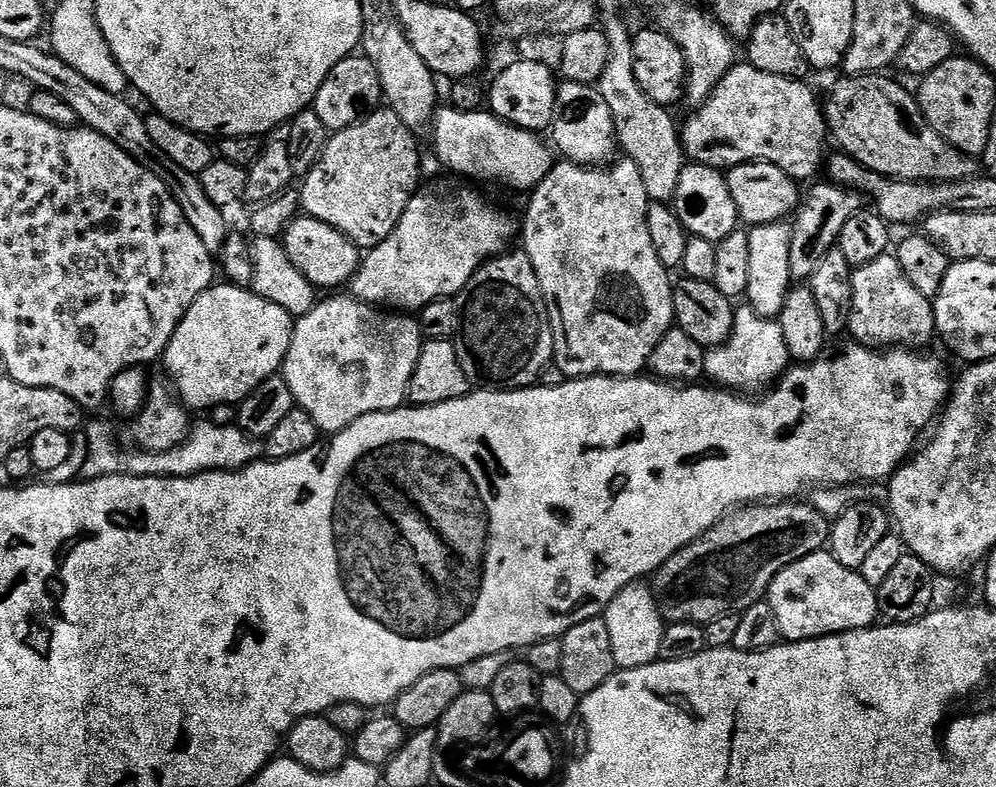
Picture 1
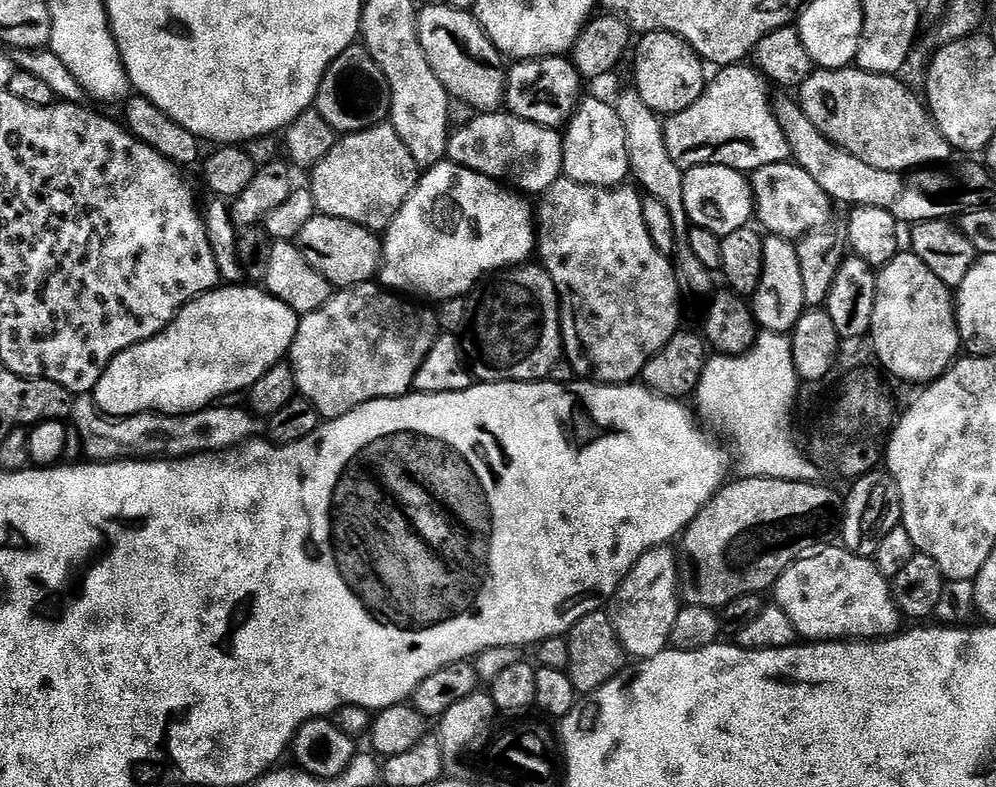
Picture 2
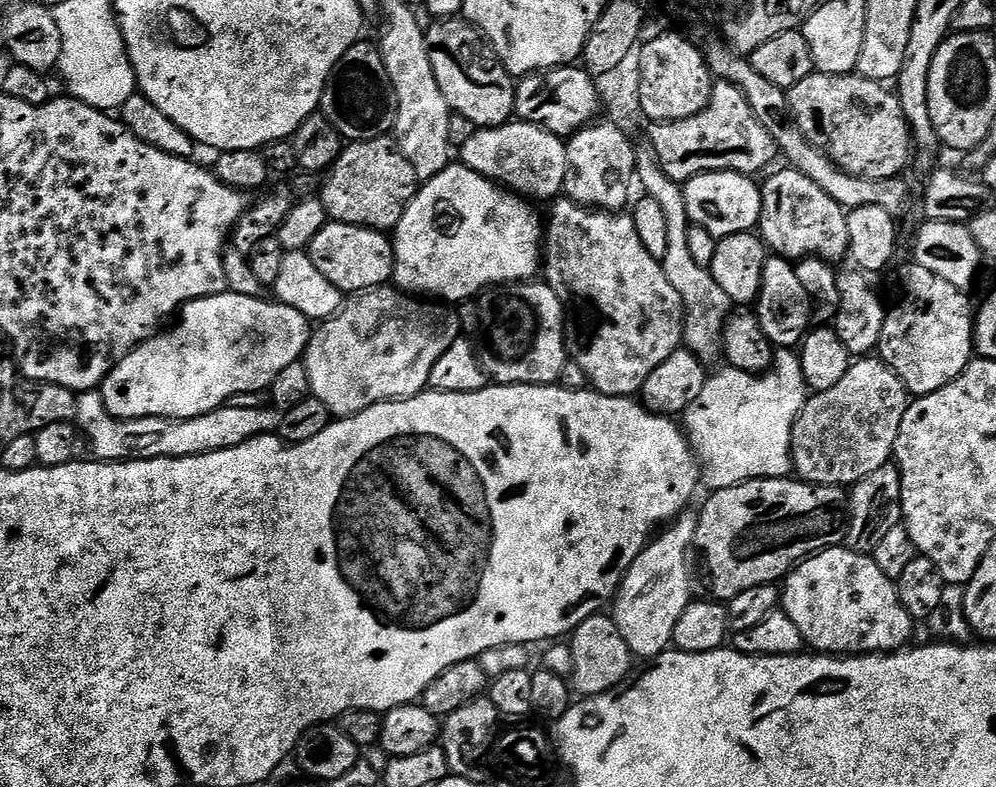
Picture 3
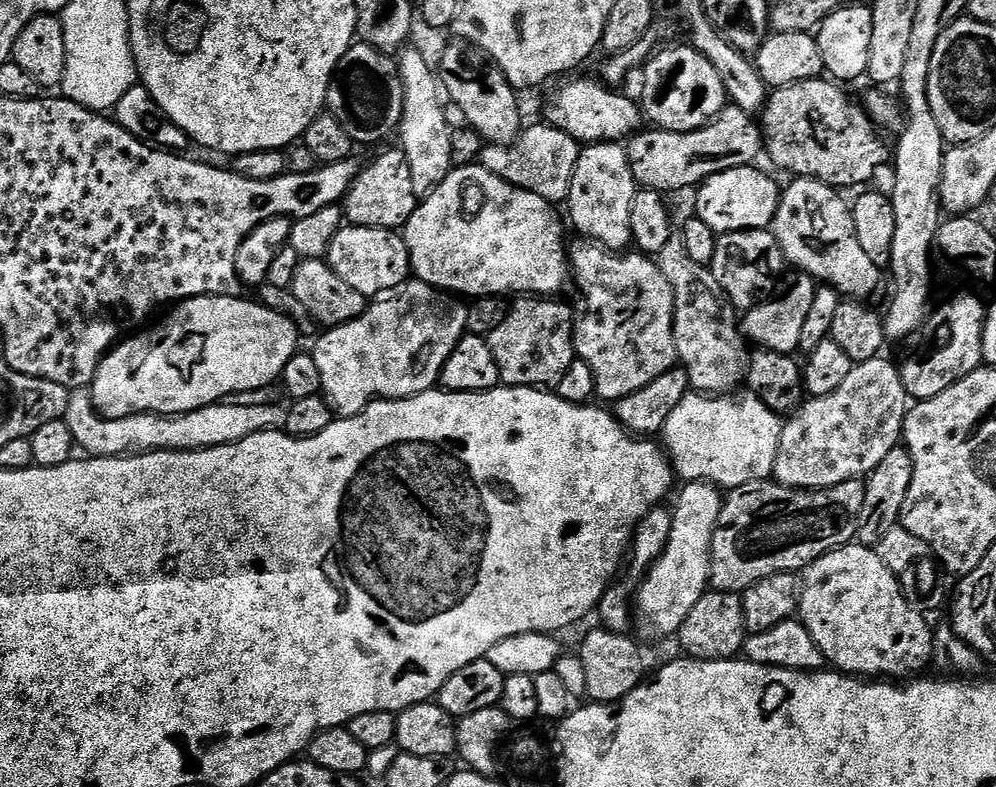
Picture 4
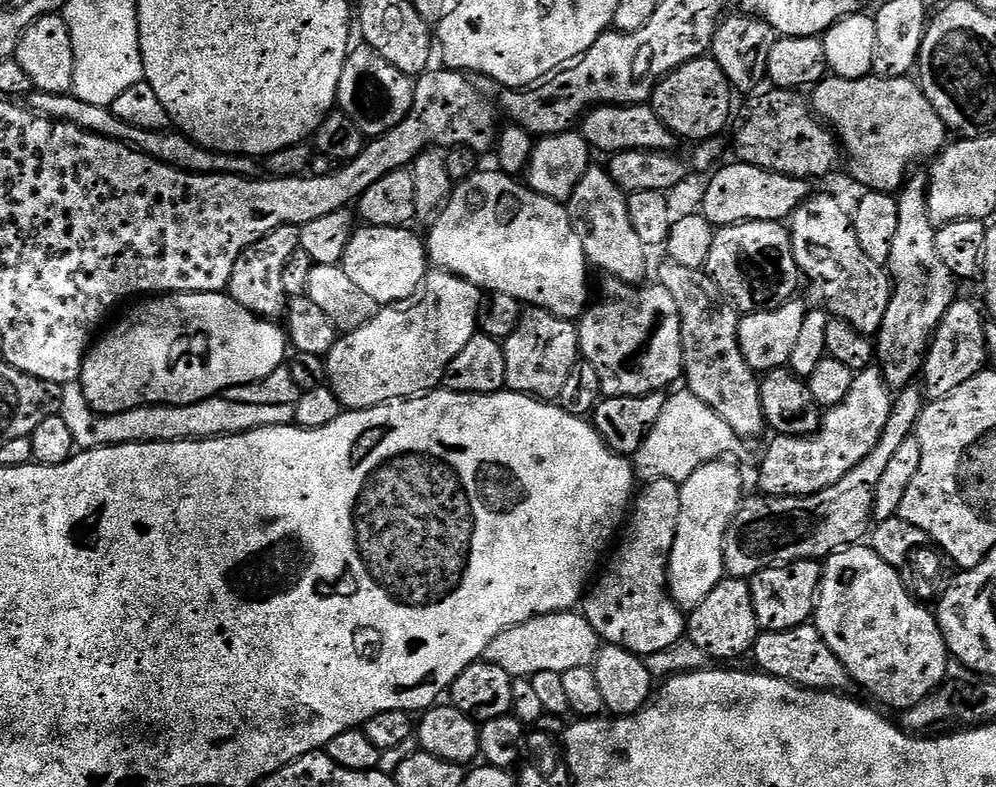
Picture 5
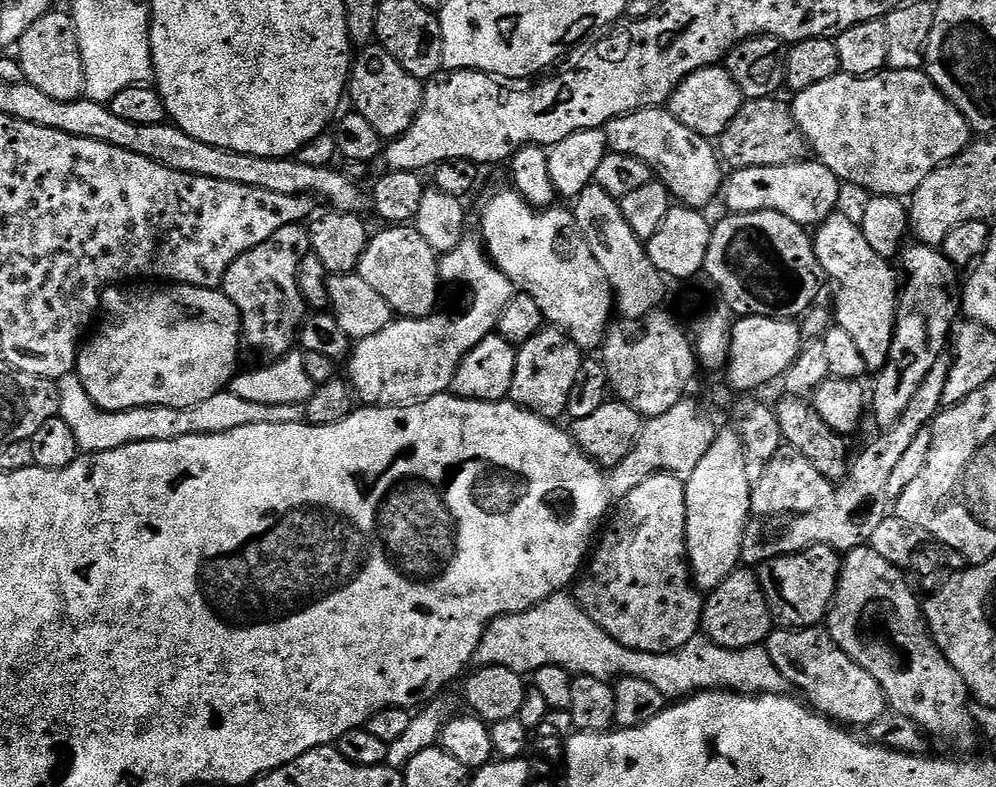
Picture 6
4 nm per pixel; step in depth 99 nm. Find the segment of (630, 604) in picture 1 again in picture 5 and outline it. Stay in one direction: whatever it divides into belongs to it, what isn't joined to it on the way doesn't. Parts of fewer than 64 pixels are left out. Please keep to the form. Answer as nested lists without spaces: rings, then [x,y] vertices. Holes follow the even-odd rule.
[[[724,458],[710,461],[680,484],[682,514],[678,514],[678,534],[668,563],[668,591],[673,602],[685,610],[700,605],[706,594],[710,594],[710,590],[714,590],[714,586],[726,576],[724,535],[746,496],[739,470],[728,462]]]

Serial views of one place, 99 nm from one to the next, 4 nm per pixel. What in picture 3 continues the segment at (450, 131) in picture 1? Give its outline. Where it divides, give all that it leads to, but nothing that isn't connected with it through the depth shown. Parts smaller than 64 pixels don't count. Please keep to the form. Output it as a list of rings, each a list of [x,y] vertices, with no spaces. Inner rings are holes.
[[[521,120],[511,121],[498,128],[479,129],[474,134],[474,138],[470,138],[470,142],[459,145],[458,160],[459,163],[466,165],[467,168],[478,174],[482,174],[495,184],[502,185],[508,190],[533,201],[557,199],[563,193],[565,176],[568,173],[567,143],[552,132],[547,132],[544,128],[536,127]]]

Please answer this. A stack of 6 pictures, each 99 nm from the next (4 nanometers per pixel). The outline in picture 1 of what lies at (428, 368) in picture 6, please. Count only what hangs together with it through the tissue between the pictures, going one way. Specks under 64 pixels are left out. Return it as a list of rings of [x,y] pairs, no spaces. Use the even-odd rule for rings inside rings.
[[[332,294],[329,300],[321,299],[305,316],[299,317],[295,321],[292,329],[292,341],[288,347],[288,353],[284,359],[282,365],[282,375],[286,386],[290,386],[290,394],[292,395],[293,401],[303,410],[306,414],[310,414],[310,418],[316,423],[317,428],[320,429],[321,433],[324,434],[335,434],[342,431],[346,426],[350,426],[358,418],[362,418],[366,414],[371,412],[389,412],[395,408],[405,407],[408,398],[408,383],[410,378],[414,374],[414,366],[418,366],[418,354],[421,348],[424,346],[424,342],[368,342],[370,338],[370,330],[368,330],[368,311],[371,310],[373,305],[364,303],[363,300],[356,299],[351,294],[345,294],[345,296],[336,296],[340,294]]]

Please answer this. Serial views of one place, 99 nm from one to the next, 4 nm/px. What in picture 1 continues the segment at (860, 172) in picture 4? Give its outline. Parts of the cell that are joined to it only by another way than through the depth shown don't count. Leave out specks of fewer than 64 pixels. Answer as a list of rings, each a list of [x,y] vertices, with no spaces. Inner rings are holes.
[[[888,74],[848,76],[832,88],[823,101],[824,121],[834,144],[845,156],[853,156],[870,171],[889,180],[954,182],[966,180],[978,172],[975,159],[948,144],[926,122],[919,99],[912,96]]]

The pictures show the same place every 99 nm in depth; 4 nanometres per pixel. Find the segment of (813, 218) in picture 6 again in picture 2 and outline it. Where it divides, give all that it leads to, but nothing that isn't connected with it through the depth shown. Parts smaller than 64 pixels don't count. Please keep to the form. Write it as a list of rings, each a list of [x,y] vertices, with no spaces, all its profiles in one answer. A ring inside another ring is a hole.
[[[698,166],[684,172],[682,198],[689,221],[718,237],[729,236],[749,227],[754,216],[754,197],[747,175],[726,166]],[[748,219],[750,221],[748,221]]]

